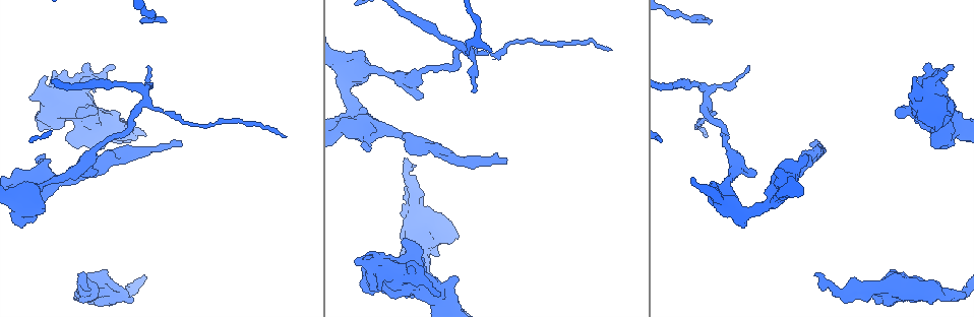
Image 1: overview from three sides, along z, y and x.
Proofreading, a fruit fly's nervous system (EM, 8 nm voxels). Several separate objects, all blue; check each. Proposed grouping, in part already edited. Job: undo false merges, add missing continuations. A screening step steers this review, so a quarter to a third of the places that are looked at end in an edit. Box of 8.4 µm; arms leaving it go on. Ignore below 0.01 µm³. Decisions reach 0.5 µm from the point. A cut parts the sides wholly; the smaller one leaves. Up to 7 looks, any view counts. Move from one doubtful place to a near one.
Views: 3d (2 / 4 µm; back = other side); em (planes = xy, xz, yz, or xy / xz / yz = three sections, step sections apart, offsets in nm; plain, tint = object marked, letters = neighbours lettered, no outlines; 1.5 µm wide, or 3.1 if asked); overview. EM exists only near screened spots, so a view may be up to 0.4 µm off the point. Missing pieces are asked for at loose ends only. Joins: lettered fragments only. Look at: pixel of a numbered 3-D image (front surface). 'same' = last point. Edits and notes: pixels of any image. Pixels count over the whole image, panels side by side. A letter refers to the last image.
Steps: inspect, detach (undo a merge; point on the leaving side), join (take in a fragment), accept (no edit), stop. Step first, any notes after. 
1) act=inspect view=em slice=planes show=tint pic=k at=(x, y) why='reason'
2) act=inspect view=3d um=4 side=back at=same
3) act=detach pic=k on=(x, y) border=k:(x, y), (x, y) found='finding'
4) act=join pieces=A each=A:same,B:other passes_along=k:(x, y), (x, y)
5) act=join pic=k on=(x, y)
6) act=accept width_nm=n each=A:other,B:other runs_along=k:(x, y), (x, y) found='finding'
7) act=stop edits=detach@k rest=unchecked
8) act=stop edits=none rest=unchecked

act=inspect view=3d um=2 pic=1 at=(504, 159) why='tapers out'

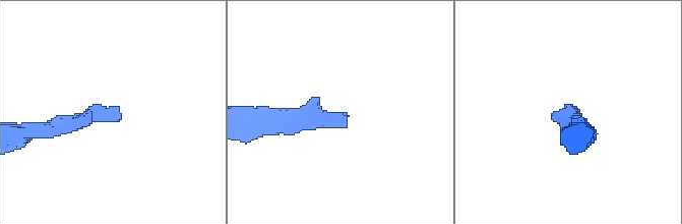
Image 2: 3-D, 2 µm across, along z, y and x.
act=inspect view=em slice=yz step=8 show=letters pic=2 at=(570, 120)

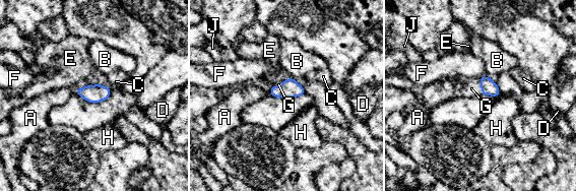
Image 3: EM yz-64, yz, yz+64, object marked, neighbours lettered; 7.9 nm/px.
act=join pic=3 on=(471, 88) longest_contact=G:150nm each=A:other,B:other,C:other,D:other,E:other,F:other,G:same,H:other,J:other passes_along=3:(489, 87), (481, 85), (471, 88) found='it goes on there'

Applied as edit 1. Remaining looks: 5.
act=inspect view=em slice=planes show=letters pic=1 at=(437, 296) why='an open end'

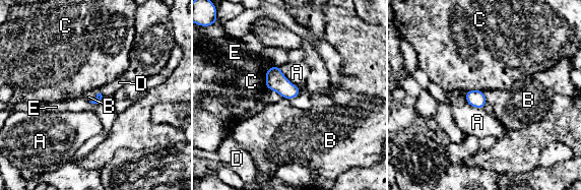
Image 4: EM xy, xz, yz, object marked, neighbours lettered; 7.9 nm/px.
act=accept longest_contact=A:200nm each=A:other,B:other,C:other,D:other,E:other border=4:(100, 92), (88, 102) found='none of them fits'

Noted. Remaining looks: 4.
act=inspect view=3d um=4 pic=1 at=(143, 101) why='abrupt turn'

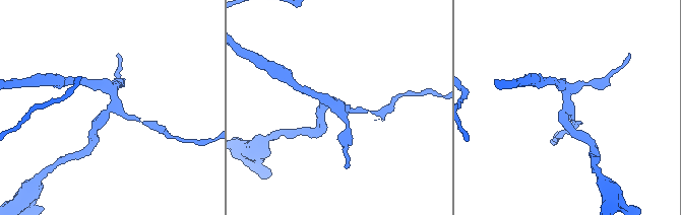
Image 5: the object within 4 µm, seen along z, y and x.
act=inspect view=em slice=yz step=4 show=letters pic=5 at=(568, 108)

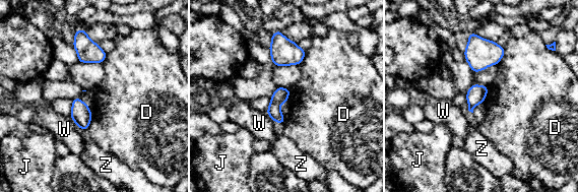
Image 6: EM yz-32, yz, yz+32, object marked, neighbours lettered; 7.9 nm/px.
act=detach pic=6 on=(280, 94) each=D:other,J:other,W:other,Z:other border=6:(271, 98), (280, 105) found='a second neuron is stuck on'

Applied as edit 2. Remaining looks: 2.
act=stop edits=join@3,detach@6 rest=unchecked

